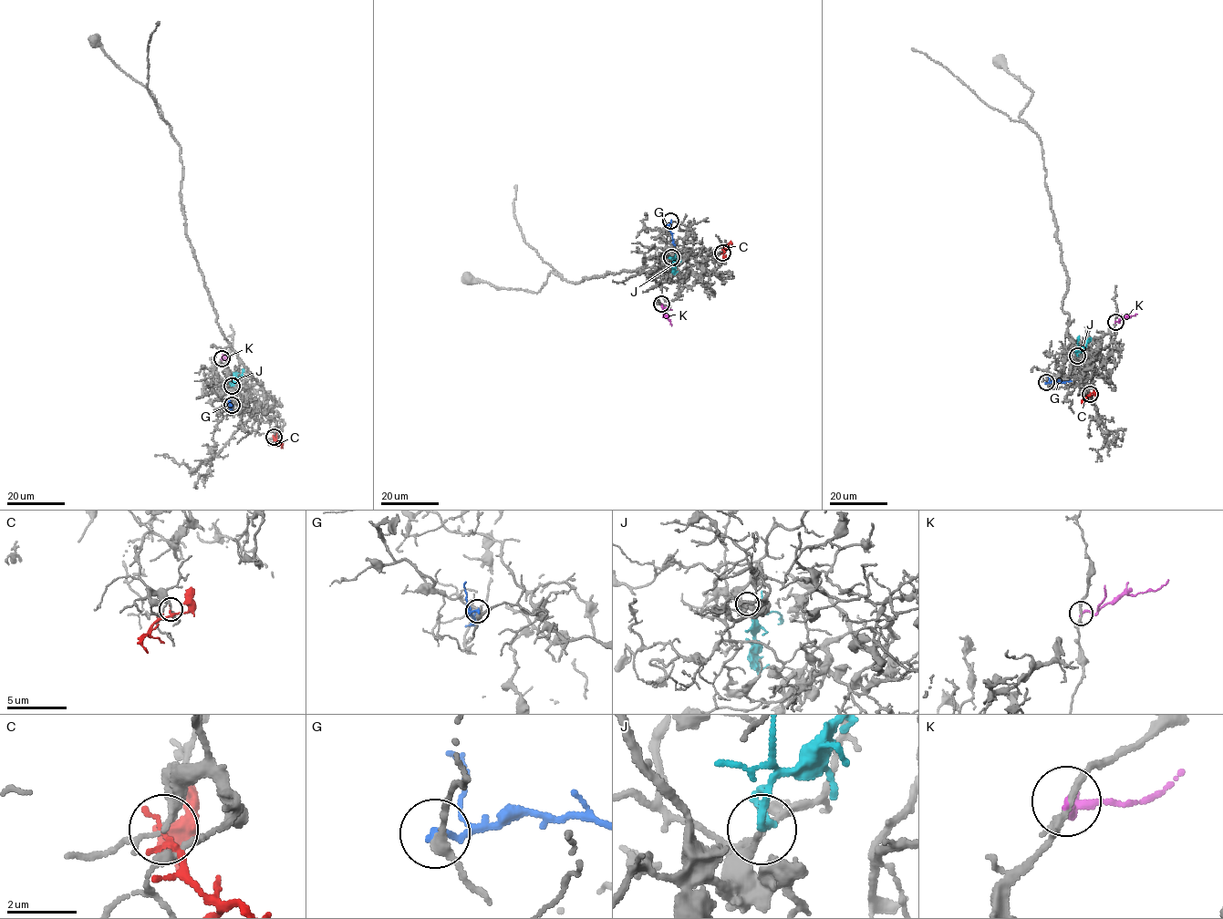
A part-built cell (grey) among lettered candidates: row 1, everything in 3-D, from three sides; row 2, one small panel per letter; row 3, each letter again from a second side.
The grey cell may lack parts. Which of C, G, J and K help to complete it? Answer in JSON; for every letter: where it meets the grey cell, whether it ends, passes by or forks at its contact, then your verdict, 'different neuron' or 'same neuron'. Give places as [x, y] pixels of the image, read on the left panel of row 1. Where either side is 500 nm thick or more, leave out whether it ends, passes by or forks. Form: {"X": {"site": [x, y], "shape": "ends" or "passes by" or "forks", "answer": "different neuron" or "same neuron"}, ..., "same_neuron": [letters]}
{"C": {"site": [274, 437], "shape": "passes by", "answer": "different neuron"}, "G": {"site": [232, 405], "shape": "ends", "answer": "different neuron"}, "J": {"site": [232, 386], "shape": "passes by", "answer": "same neuron"}, "K": {"site": [222, 358], "shape": "ends", "answer": "different neuron"}, "same_neuron": ["J"]}

